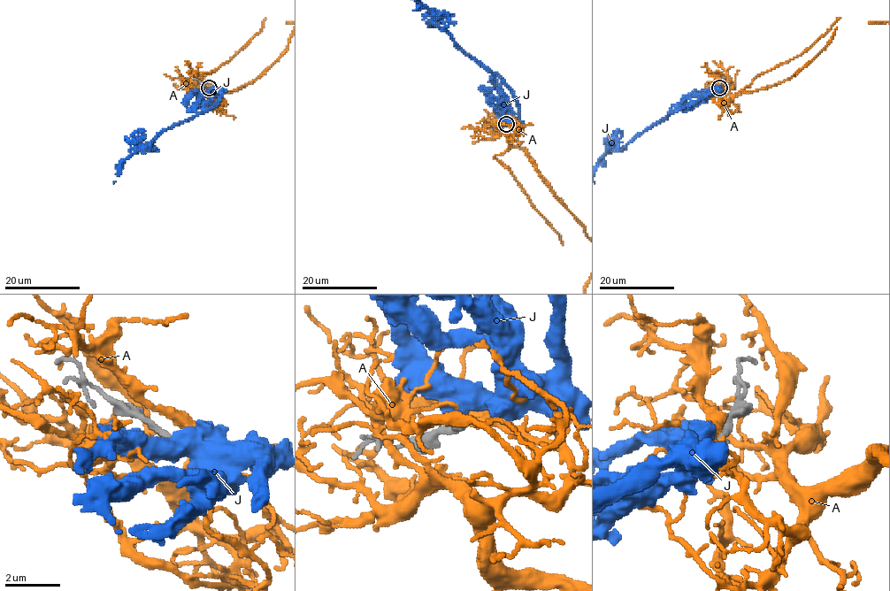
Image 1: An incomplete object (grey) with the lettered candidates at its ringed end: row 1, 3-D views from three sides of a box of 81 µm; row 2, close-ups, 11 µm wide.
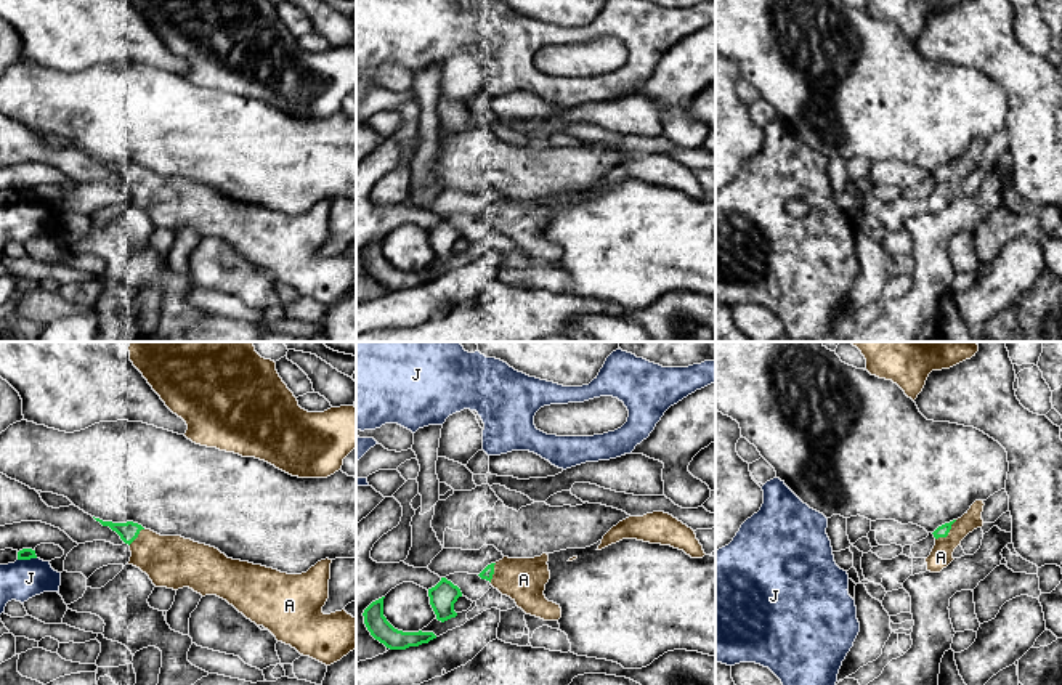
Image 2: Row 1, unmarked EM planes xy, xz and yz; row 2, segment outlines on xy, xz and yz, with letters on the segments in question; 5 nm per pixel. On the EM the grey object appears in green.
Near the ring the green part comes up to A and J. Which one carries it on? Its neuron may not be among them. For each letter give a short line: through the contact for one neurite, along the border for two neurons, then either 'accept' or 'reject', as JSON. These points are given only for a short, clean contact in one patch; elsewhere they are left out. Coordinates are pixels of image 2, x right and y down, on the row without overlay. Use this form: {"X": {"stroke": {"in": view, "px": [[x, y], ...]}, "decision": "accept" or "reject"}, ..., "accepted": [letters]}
{"A": {"decision": "accept"}, "J": {"stroke": {"in": "xy", "px": [[36, 198], [18, 201]]}, "decision": "reject"}, "accepted": ["A"]}

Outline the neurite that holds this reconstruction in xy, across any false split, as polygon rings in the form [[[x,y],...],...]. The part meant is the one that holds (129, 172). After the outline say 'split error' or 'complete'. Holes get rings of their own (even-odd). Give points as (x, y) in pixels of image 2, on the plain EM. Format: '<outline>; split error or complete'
[[[95,159],[109,167],[130,186],[130,202],[149,217],[156,228],[183,229],[217,236],[233,245],[257,266],[268,270],[278,282],[290,286],[300,295],[330,306],[356,290],[356,258],[345,250],[330,255],[322,253],[329,239],[330,204],[326,199],[302,215],[287,215],[261,205],[233,201],[218,189],[184,180],[181,176],[160,176],[138,164],[112,164]]]; split error

